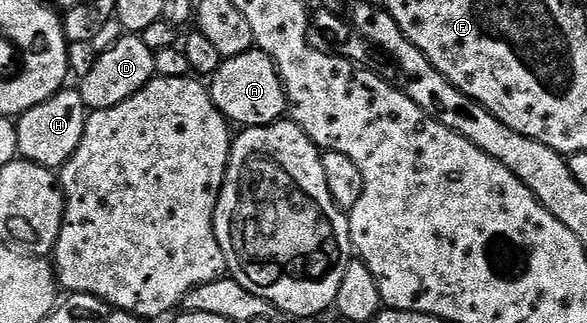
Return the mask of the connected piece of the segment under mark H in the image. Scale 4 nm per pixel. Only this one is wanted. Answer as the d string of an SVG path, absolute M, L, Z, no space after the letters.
M65 87L46 99L46 103L30 107L30 111L23 113L16 121L19 156L47 169L59 170L74 155L74 151L78 151L78 143L82 143L82 131L88 122L89 112L82 103L79 88L76 87Z

